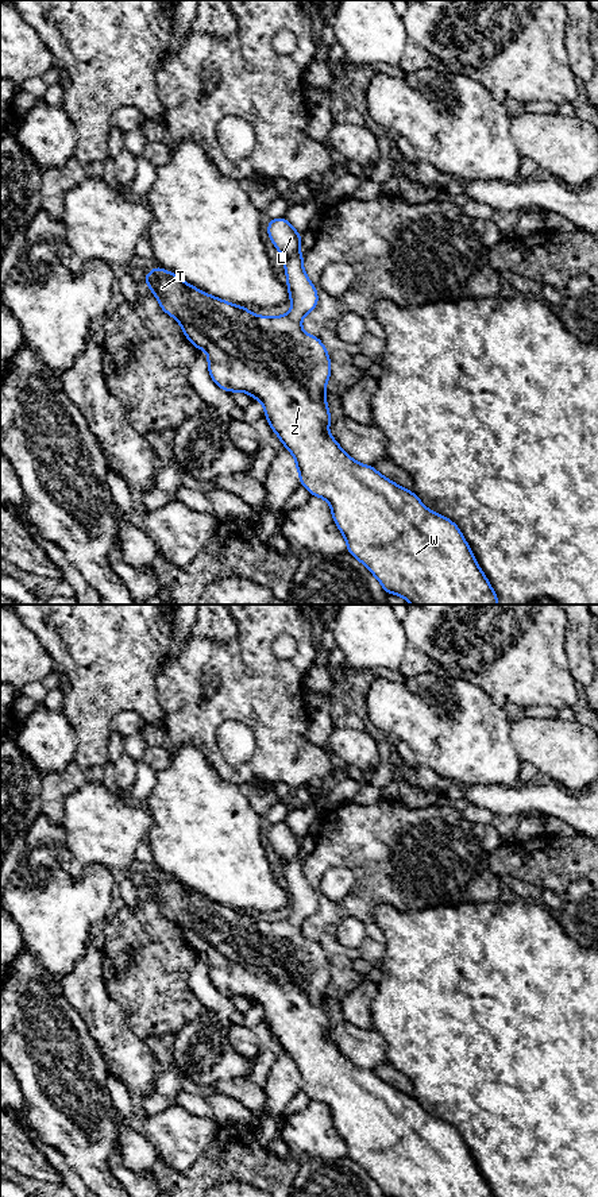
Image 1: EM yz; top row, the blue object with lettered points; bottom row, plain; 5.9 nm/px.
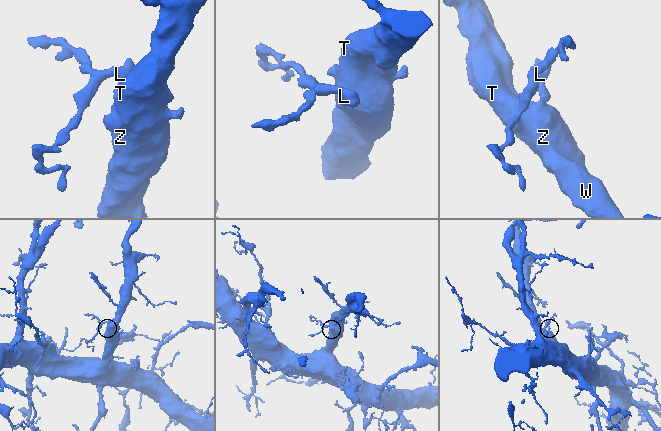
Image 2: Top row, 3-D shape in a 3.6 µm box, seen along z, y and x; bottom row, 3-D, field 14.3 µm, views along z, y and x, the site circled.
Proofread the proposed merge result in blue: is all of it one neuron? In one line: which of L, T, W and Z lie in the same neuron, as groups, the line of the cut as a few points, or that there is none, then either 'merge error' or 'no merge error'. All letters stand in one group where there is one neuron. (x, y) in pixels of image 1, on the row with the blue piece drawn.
L T W Z | no cut | no merge error

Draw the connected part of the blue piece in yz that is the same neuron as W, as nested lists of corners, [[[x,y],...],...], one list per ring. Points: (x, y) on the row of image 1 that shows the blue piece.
[[[277,217],[277,219],[270,219],[267,224],[267,235],[270,240],[273,242],[273,244],[275,246],[275,248],[281,252],[281,256],[283,259],[285,274],[288,277],[286,286],[289,289],[289,300],[292,302],[292,310],[285,316],[266,317],[266,316],[254,314],[246,306],[239,306],[239,305],[227,302],[221,298],[209,296],[205,291],[201,291],[200,289],[186,283],[182,278],[175,275],[174,273],[161,269],[158,265],[155,265],[155,269],[147,273],[142,279],[146,282],[146,285],[150,286],[150,291],[157,297],[161,309],[178,321],[184,335],[194,345],[196,352],[200,348],[207,350],[208,372],[213,383],[216,383],[220,389],[229,393],[234,393],[234,391],[247,393],[252,397],[252,399],[259,399],[263,403],[265,418],[269,421],[273,432],[282,441],[282,445],[296,459],[296,467],[298,471],[301,486],[304,486],[310,495],[324,498],[331,505],[332,518],[346,538],[347,552],[351,553],[354,557],[356,557],[379,580],[386,594],[396,594],[398,596],[402,596],[406,601],[409,601],[412,605],[498,605],[497,594],[494,592],[493,587],[490,586],[481,567],[478,565],[475,556],[471,552],[471,548],[464,540],[458,525],[452,522],[450,518],[445,518],[444,516],[439,513],[433,513],[432,510],[425,507],[423,502],[420,501],[420,498],[413,491],[406,490],[398,486],[397,483],[394,483],[393,480],[385,478],[373,466],[360,464],[355,462],[348,453],[346,453],[342,449],[342,447],[335,440],[335,437],[329,435],[328,426],[332,418],[329,416],[328,403],[325,402],[325,398],[327,398],[325,385],[329,382],[331,358],[323,341],[316,336],[305,333],[301,327],[302,317],[306,316],[309,312],[312,312],[319,304],[317,290],[315,285],[309,281],[302,266],[304,254],[300,252],[300,243],[301,243],[302,233],[297,232],[285,217]]]

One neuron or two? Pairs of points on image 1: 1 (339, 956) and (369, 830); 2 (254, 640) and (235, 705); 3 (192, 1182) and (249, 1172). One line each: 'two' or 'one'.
1: one
2: one
3: one

